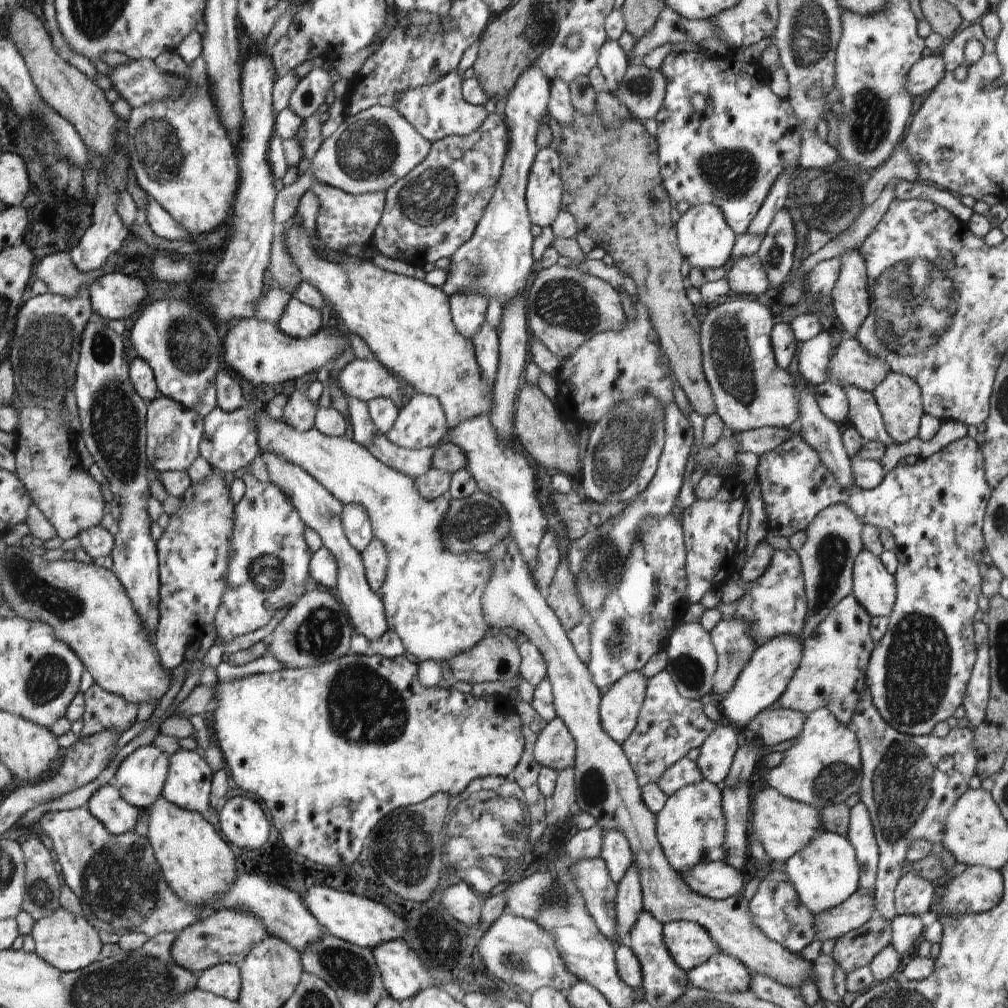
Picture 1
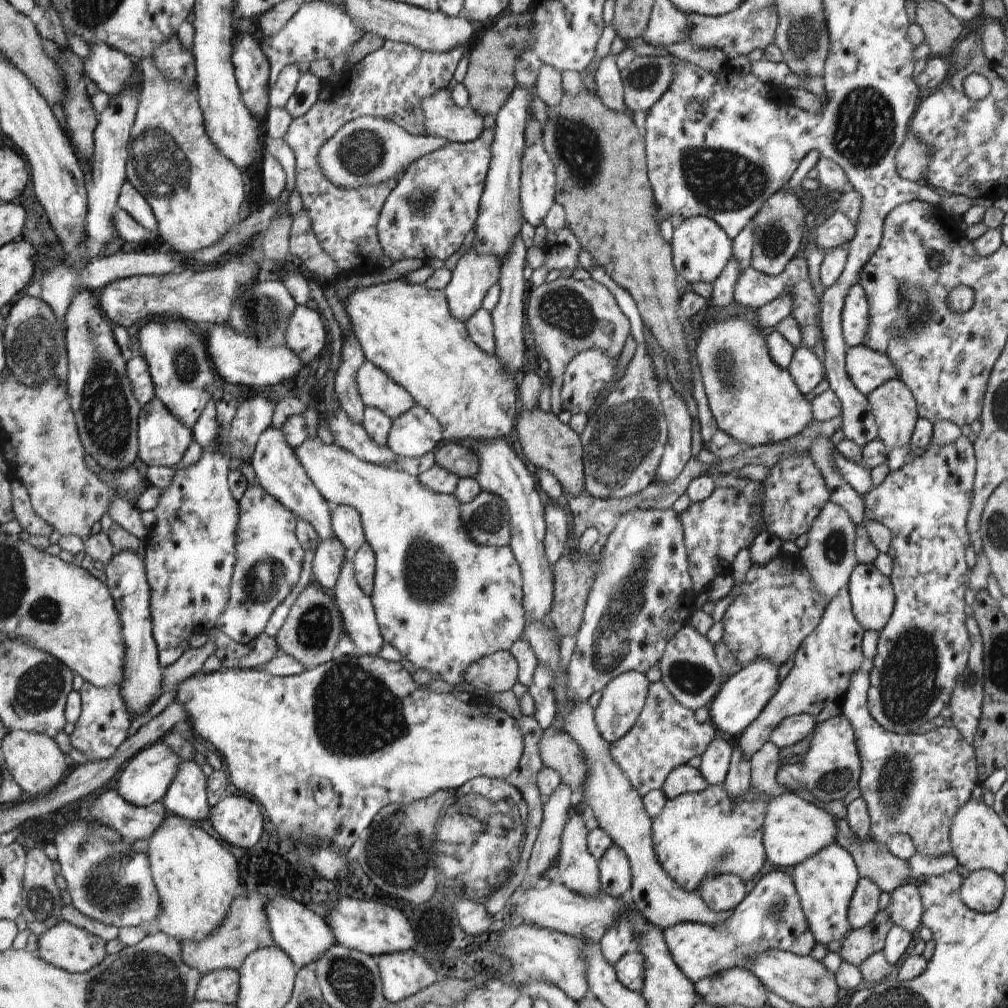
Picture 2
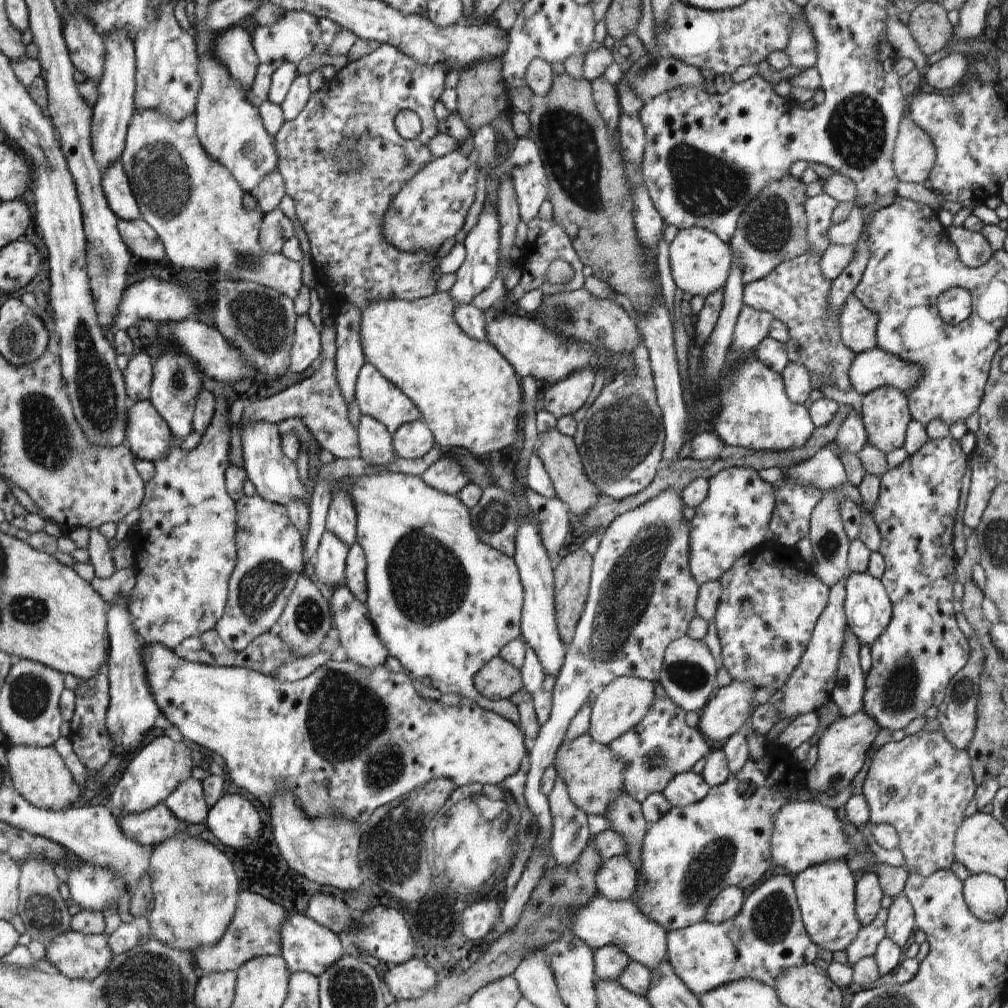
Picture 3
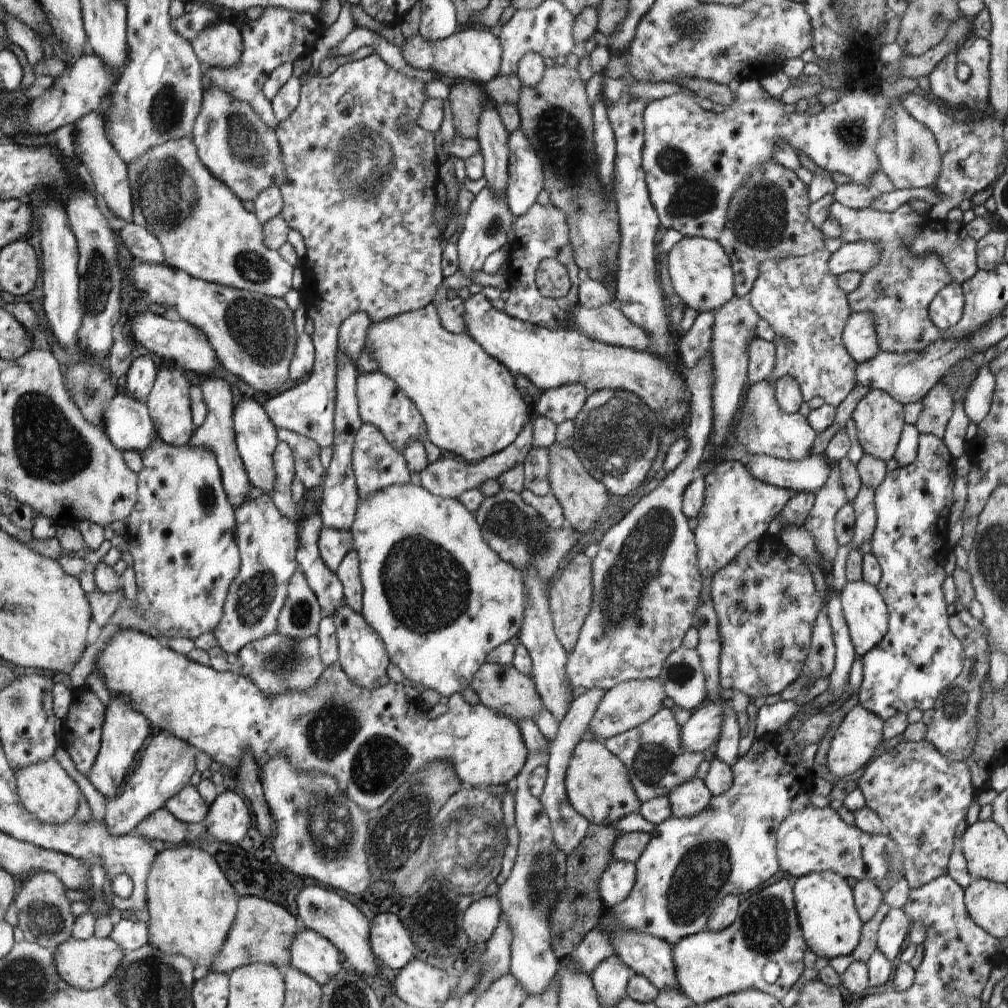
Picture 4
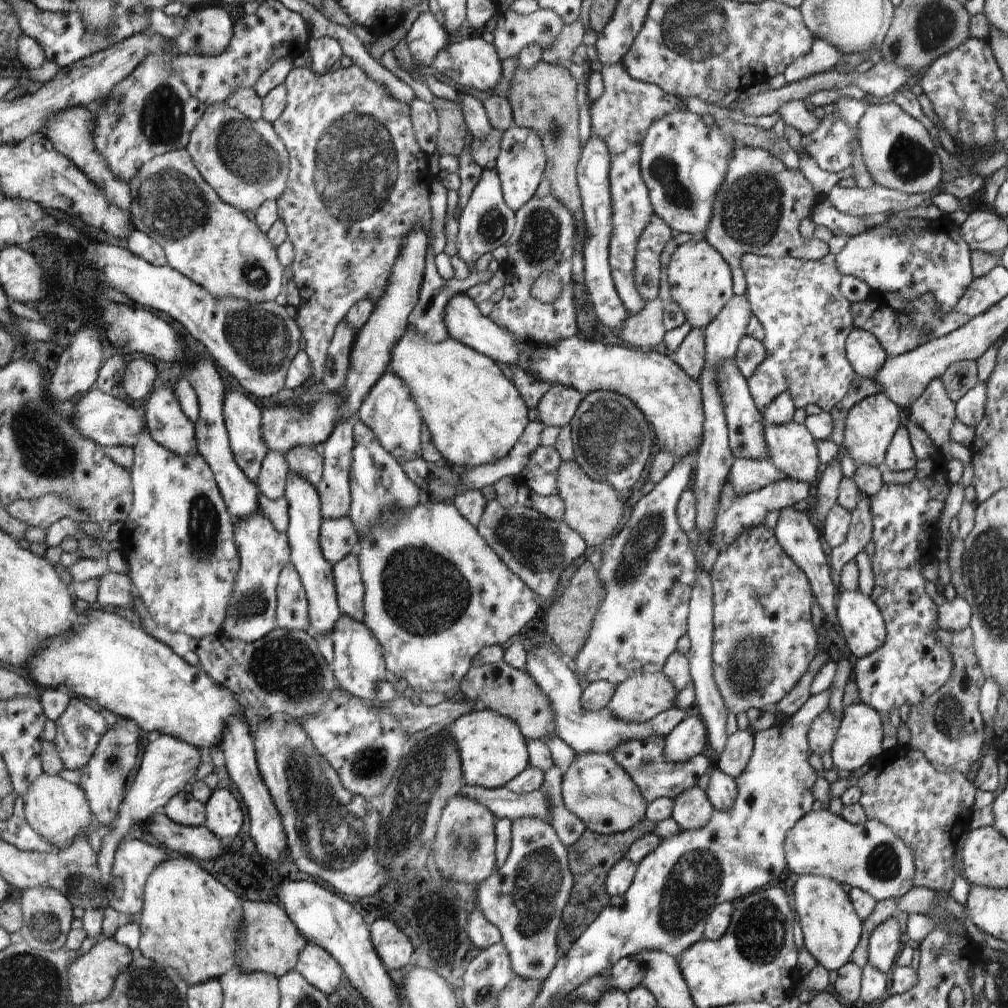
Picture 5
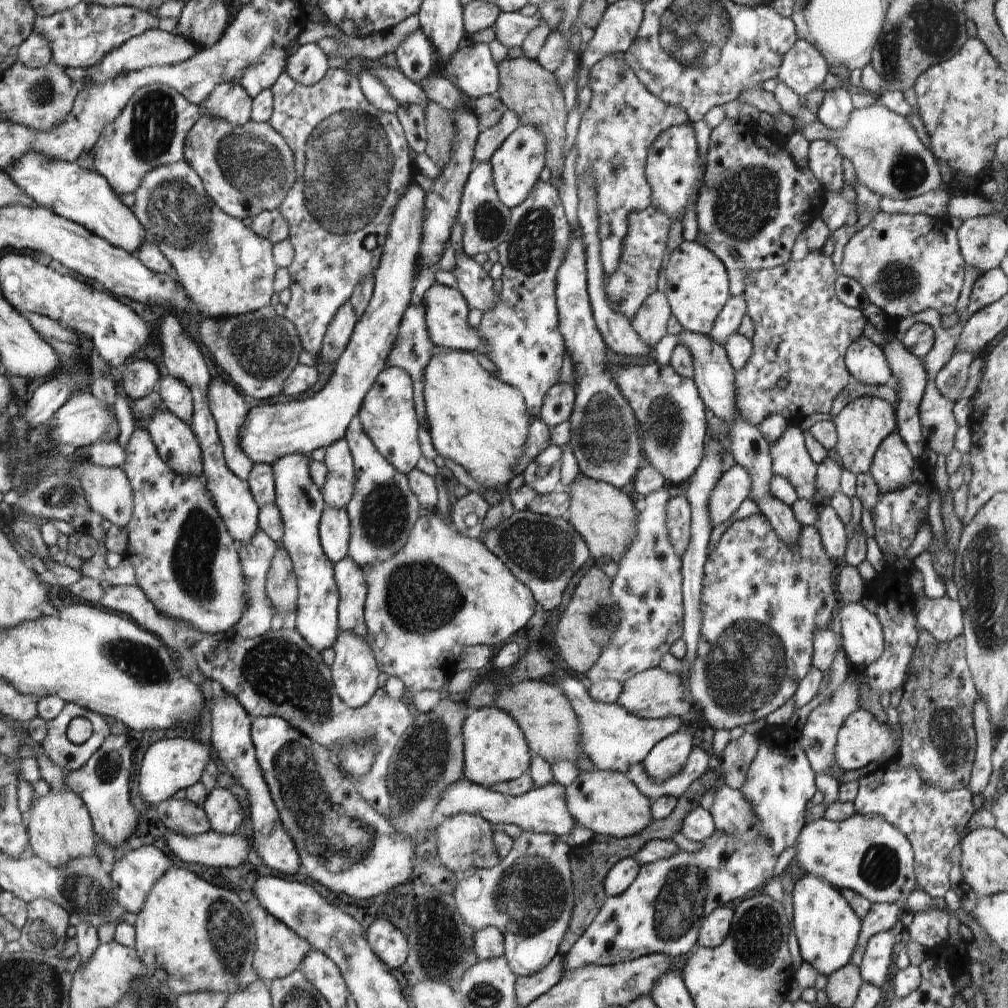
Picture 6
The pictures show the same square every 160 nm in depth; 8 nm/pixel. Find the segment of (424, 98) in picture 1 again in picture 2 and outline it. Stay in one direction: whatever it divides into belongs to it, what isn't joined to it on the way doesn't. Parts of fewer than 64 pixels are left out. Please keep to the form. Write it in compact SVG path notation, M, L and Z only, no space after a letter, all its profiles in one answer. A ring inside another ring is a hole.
M448 89L435 92L424 100L421 109L430 136L444 137L457 143L471 143L484 130L483 116L470 106L460 108Z

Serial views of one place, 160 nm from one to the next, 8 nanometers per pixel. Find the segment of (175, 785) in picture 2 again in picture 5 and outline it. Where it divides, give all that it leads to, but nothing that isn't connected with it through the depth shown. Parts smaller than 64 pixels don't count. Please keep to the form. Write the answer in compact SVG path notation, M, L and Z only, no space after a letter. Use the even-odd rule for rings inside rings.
M182 791L165 804L164 812L175 823L189 827L205 824L205 805L196 800L192 793Z

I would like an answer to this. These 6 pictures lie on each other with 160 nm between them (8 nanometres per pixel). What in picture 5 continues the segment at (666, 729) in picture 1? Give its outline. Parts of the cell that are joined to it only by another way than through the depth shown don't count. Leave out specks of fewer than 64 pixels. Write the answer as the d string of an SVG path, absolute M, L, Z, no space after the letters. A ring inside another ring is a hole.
M650 737L645 741L632 739L620 743L610 754L612 758L630 775L636 783L642 796L647 803L656 800L658 797L675 799L681 792L692 788L708 772L710 761L708 757L700 753L689 761L673 763L665 759L664 737Z

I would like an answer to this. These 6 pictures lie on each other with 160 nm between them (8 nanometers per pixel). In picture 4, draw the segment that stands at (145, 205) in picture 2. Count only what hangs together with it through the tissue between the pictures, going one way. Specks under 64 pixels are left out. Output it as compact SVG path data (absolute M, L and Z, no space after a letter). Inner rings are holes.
M90 112L73 126L76 126L76 158L82 162L94 180L94 188L104 198L108 209L116 217L125 221L133 220L132 186L129 184L129 172L121 154L109 141L104 119L99 113Z

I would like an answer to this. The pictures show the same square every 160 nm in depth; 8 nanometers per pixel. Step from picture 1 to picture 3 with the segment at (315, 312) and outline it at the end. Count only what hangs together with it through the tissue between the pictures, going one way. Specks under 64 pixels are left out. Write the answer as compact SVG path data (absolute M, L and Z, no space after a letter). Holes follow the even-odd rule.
M298 315L290 351L289 370L298 374L304 372L320 356L321 348L320 331L314 327L308 315Z

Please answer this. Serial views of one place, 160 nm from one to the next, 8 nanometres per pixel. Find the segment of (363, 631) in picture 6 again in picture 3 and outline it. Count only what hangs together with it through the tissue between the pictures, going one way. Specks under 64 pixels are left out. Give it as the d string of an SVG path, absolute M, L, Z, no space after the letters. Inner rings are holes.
M357 542L349 547L345 578L343 583L352 590L352 593L359 601L366 602L368 598L368 580L366 570L368 560L361 545Z

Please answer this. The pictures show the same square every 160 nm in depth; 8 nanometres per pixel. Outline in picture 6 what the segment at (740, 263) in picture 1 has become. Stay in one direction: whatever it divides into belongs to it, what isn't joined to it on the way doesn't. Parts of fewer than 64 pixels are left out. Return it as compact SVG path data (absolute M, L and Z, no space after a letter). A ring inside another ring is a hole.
M810 251L804 259L799 261L788 261L780 266L771 269L760 269L759 271L746 272L745 276L745 301L747 304L747 314L752 319L755 333L751 338L753 351L750 355L750 360L744 365L744 368L735 370L735 404L737 405L739 416L751 425L758 426L766 417L772 415L783 416L788 422L792 423L796 419L799 421L810 416L812 413L830 412L833 400L838 396L838 393L850 382L852 376L848 372L845 365L844 353L853 340L862 336L863 328L865 327L865 316L860 309L853 309L845 304L835 295L834 285L839 275L836 266L833 264L831 257L822 254L821 251ZM783 378L788 382L786 388L778 386L778 380Z

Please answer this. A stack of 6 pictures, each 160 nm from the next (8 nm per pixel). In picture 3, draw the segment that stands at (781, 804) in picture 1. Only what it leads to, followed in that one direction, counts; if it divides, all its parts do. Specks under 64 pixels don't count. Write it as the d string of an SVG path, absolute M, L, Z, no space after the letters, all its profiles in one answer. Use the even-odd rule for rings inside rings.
M788 801L775 814L774 830L771 838L772 864L798 874L808 867L848 860L855 848L843 831L843 822L836 810L823 806L818 801Z

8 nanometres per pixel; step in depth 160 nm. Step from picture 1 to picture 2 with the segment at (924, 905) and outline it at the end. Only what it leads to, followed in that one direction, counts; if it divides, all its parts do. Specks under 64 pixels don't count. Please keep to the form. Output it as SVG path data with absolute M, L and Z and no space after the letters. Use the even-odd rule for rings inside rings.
M915 882L900 885L891 892L889 905L885 908L894 925L911 935L921 924L922 903Z

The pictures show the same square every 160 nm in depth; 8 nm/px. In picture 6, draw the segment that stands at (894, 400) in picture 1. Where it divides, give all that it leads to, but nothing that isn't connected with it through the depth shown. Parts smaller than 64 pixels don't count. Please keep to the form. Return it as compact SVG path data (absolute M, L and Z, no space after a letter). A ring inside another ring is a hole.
M876 397L854 399L836 414L832 422L837 430L837 443L832 454L842 468L856 476L869 472L878 447L897 430L895 407Z

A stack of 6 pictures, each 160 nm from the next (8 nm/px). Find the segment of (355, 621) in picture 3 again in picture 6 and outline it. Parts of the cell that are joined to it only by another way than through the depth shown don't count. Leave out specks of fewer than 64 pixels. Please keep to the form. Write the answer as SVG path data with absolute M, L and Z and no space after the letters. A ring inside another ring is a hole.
M340 631L333 649L335 657L331 666L332 679L338 696L350 708L364 707L380 690L377 681L378 676L380 676L380 666L377 664L370 644L357 634L350 631Z

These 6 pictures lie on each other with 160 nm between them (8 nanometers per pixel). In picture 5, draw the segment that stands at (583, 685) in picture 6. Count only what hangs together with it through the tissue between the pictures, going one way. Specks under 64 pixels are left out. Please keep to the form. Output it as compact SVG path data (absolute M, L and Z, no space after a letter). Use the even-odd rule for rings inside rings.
M532 648L531 652L527 652L525 665L527 672L541 687L542 692L549 696L557 720L554 734L577 754L610 754L620 743L632 739L645 741L650 737L665 737L687 716L685 709L674 706L660 712L645 723L631 723L616 717L608 707L588 711L581 705L581 696L584 691L578 684L578 674L570 670L556 653L547 648Z

